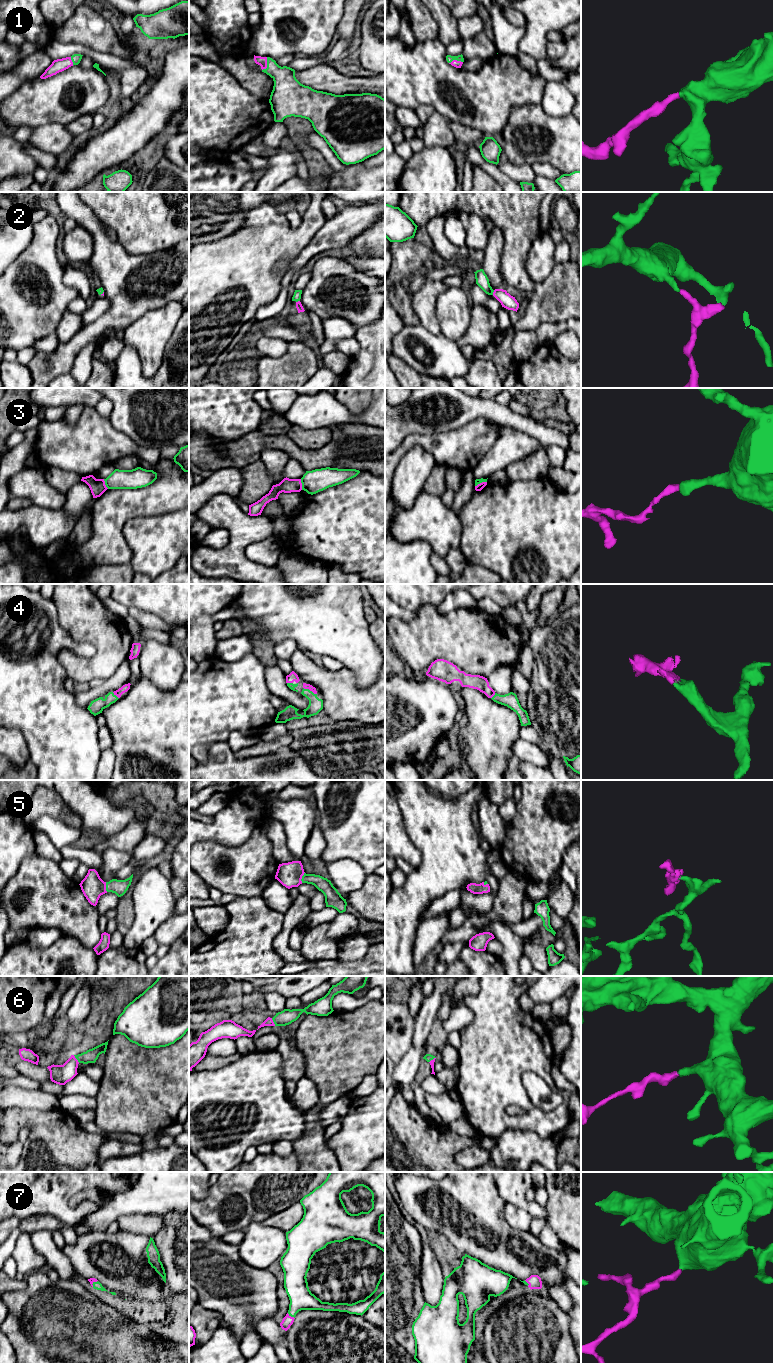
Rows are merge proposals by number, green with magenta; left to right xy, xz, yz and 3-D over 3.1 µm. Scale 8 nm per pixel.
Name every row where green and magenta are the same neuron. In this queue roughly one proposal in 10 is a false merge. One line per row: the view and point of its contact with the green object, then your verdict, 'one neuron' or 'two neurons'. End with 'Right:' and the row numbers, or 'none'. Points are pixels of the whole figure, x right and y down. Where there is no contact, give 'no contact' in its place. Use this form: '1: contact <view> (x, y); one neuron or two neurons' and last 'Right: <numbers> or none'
1: contact xz (267, 64); one neuron
2: contact yz (493, 291); one neuron
3: contact xz (302, 484); two neurons
4: contact xz (309, 690); one neuron
5: contact xz (302, 877); one neuron
6: contact xy (76, 1058); one neuron
7: contact xz (291, 1316); one neuron
Right: 1, 2, 4, 5, 6, 7

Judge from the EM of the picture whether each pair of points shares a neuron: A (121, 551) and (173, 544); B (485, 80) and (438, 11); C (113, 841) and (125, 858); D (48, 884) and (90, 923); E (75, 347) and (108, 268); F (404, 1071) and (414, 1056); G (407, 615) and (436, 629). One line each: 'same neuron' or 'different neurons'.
A: different neurons
B: different neurons
C: different neurons
D: same neuron
E: same neuron
F: same neuron
G: different neurons

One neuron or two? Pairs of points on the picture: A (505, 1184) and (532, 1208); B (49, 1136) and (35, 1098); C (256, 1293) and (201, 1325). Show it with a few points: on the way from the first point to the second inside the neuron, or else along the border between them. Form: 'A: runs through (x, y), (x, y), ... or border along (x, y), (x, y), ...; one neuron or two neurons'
A: runs through (512, 1191), (525, 1204); one neuron
B: border along (16, 1107), (32, 1110), (59, 1108); two neurons
C: border along (199, 1305), (218, 1311), (222, 1315), (222, 1324); two neurons

